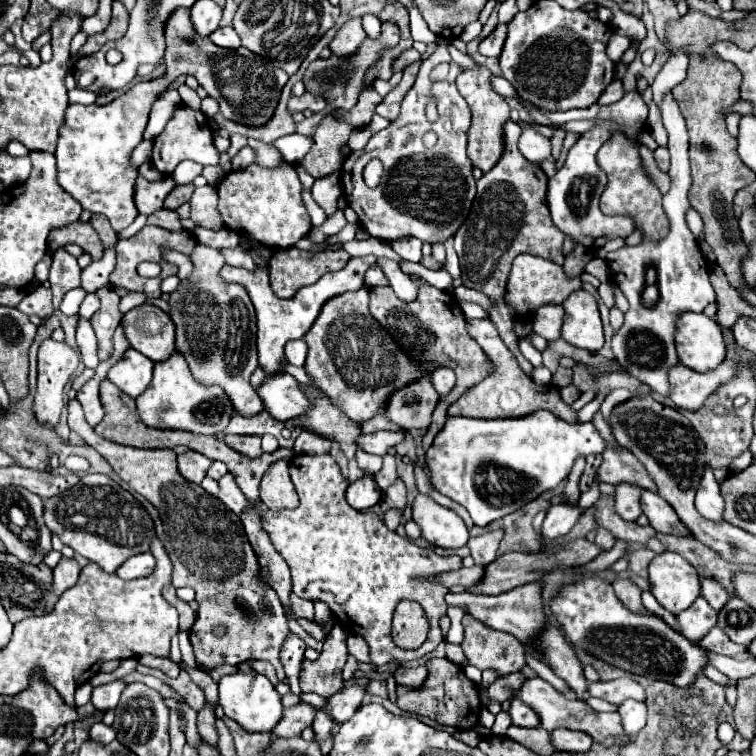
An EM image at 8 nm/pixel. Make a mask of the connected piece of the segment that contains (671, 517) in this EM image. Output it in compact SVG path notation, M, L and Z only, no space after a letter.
M643 489L641 509L655 531L673 533L673 535L689 535L689 529L679 521L673 507L665 499L661 499L657 493Z

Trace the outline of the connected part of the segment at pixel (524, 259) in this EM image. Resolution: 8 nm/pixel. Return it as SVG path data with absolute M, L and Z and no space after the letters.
M517 255L513 261L513 269L507 281L507 289L505 289L505 297L503 301L509 305L509 309L513 311L515 317L521 319L531 319L531 315L543 307L543 305L561 305L565 301L565 297L569 297L573 291L581 289L581 279L569 279L563 273L563 267L545 261L541 257L535 255Z

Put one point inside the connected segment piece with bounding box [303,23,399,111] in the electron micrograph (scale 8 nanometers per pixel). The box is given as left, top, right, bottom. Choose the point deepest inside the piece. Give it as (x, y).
(340, 81)

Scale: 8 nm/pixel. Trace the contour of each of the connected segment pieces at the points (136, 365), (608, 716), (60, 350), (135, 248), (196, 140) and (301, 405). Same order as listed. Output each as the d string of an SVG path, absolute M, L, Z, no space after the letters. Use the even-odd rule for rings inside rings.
M127 349L125 355L109 369L107 379L113 385L117 385L125 395L135 399L143 389L147 389L151 375L153 375L153 361L135 349Z
M535 677L535 679L527 679L523 683L521 689L513 691L513 699L523 699L523 703L527 703L541 719L541 727L547 729L549 733L565 727L565 729L575 729L575 731L585 731L589 733L595 741L603 743L603 745L613 745L613 743L629 743L631 737L625 735L623 727L621 727L621 719L619 713L597 713L593 711L585 701L569 701L565 699L557 689L553 689L553 685L549 685L547 681Z
M45 339L38 349L37 358L37 393L33 399L33 413L39 425L57 427L61 419L61 411L65 407L63 387L69 381L69 377L75 373L79 365L79 355L65 341L59 343L55 339Z
M145 225L137 235L129 237L129 239L119 239L117 241L117 267L115 271L109 275L109 283L113 287L123 287L127 291L141 291L145 293L147 297L161 297L161 281L171 277L171 275L177 275L177 265L171 265L171 263L165 263L161 259L161 247L171 247L171 249L177 249L179 253L185 253L185 255L191 255L191 251L195 249L195 237L191 231L167 231L167 229L159 229L155 225ZM143 261L155 261L161 265L161 275L155 277L155 279L145 279L145 277L139 277L137 275L137 265L143 263Z
M181 105L173 113L173 117L169 119L163 133L159 137L155 137L151 163L163 175L171 175L173 169L177 167L177 163L181 163L183 159L191 159L191 161L201 163L201 165L217 165L217 161L219 161L219 153L213 145L213 131L211 131L211 125L209 125L207 117L201 111L193 111L185 105Z
M277 371L275 375L265 375L263 383L255 387L255 393L261 397L265 411L279 421L299 417L309 407L309 401L299 389L297 379L283 371Z

